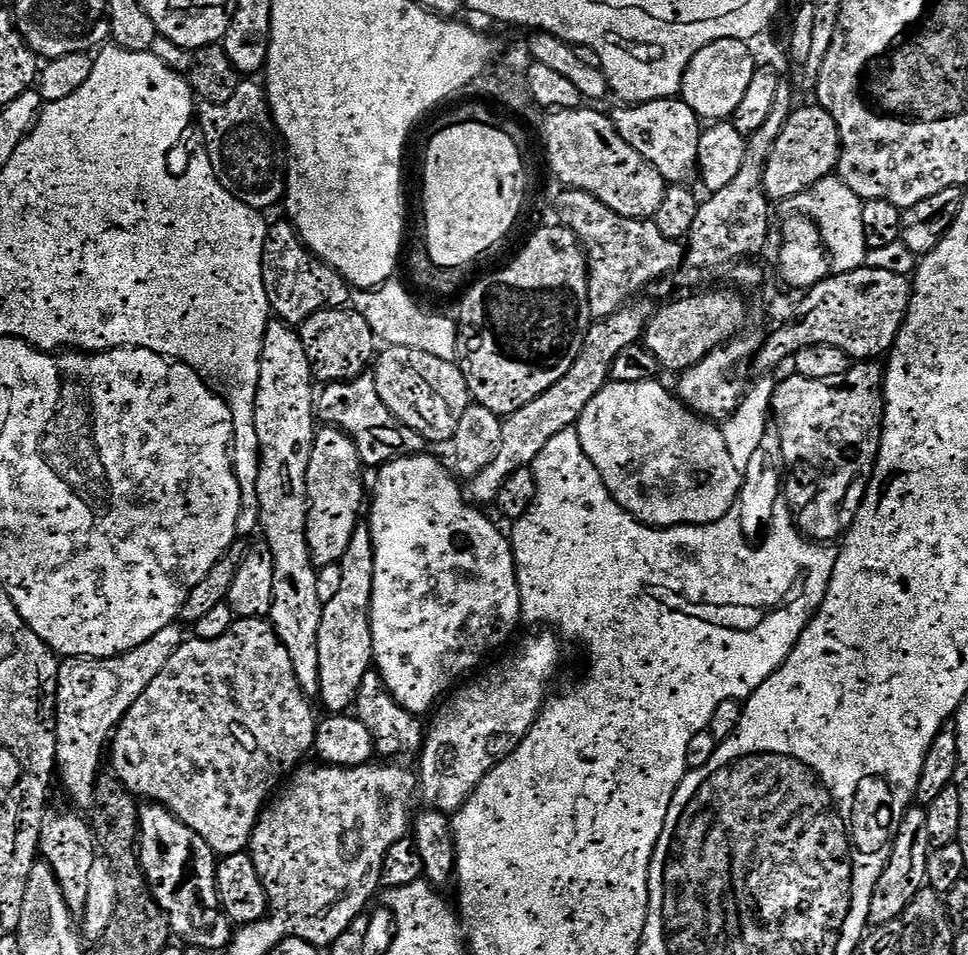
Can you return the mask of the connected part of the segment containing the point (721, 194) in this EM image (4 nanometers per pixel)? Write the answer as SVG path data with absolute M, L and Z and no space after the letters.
M767 117L764 124L756 130L756 132L752 133L749 137L747 137L746 141L746 148L745 148L745 158L743 160L743 164L741 166L740 172L738 172L736 178L728 186L726 186L724 189L720 190L719 192L713 193L708 199L710 199L707 203L704 202L698 209L698 213L696 214L696 218L694 222L690 225L689 230L687 232L686 237L686 243L684 246L684 262L685 265L687 264L694 270L708 270L710 268L718 268L720 266L724 266L728 263L731 265L732 263L735 263L736 261L745 259L746 257L754 258L752 256L759 253L761 255L765 251L765 246L767 242L767 236L769 231L772 229L772 223L770 223L770 207L771 203L769 201L768 196L765 194L764 190L764 168L765 164L768 161L769 154L772 153L773 150L773 144L778 138L778 134L781 133L783 124L778 124L778 126L772 126L770 128L770 119Z

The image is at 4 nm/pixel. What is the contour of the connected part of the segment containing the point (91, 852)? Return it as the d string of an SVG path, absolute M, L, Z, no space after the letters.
M47 811L41 828L39 855L61 884L64 900L73 917L83 917L88 898L88 875L98 858L98 846L87 819L72 812Z

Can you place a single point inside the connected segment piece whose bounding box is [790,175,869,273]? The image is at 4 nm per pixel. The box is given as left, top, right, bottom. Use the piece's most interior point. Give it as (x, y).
(837, 211)

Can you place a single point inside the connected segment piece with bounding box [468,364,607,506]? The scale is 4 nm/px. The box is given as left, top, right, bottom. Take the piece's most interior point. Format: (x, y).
(524, 434)

